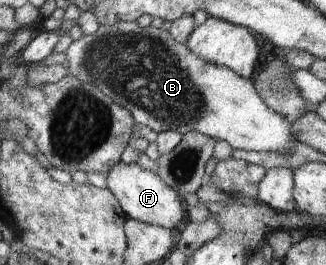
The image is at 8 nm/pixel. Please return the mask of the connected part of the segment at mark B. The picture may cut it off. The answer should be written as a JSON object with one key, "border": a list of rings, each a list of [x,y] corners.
{"border":[[[124,21],[111,26],[102,25],[95,34],[83,35],[79,40],[74,41],[68,47],[66,56],[68,56],[68,62],[70,62],[68,68],[71,71],[71,75],[80,78],[82,82],[89,82],[93,83],[94,86],[98,86],[98,88],[100,88],[106,96],[110,96],[116,104],[130,110],[139,126],[147,126],[157,134],[166,131],[179,131],[184,136],[188,132],[195,131],[205,136],[216,138],[218,141],[226,141],[235,150],[258,152],[288,152],[288,150],[292,150],[292,148],[296,146],[296,142],[298,142],[298,138],[296,138],[296,134],[294,134],[292,122],[290,122],[284,114],[278,114],[278,112],[272,110],[270,106],[267,106],[267,103],[264,102],[260,96],[259,90],[256,90],[253,80],[239,76],[234,70],[206,62],[204,58],[200,58],[198,54],[194,54],[186,43],[177,42],[172,37],[172,34],[169,34],[166,30],[152,27],[142,28],[142,26],[138,26],[138,22],[135,21]]]}

